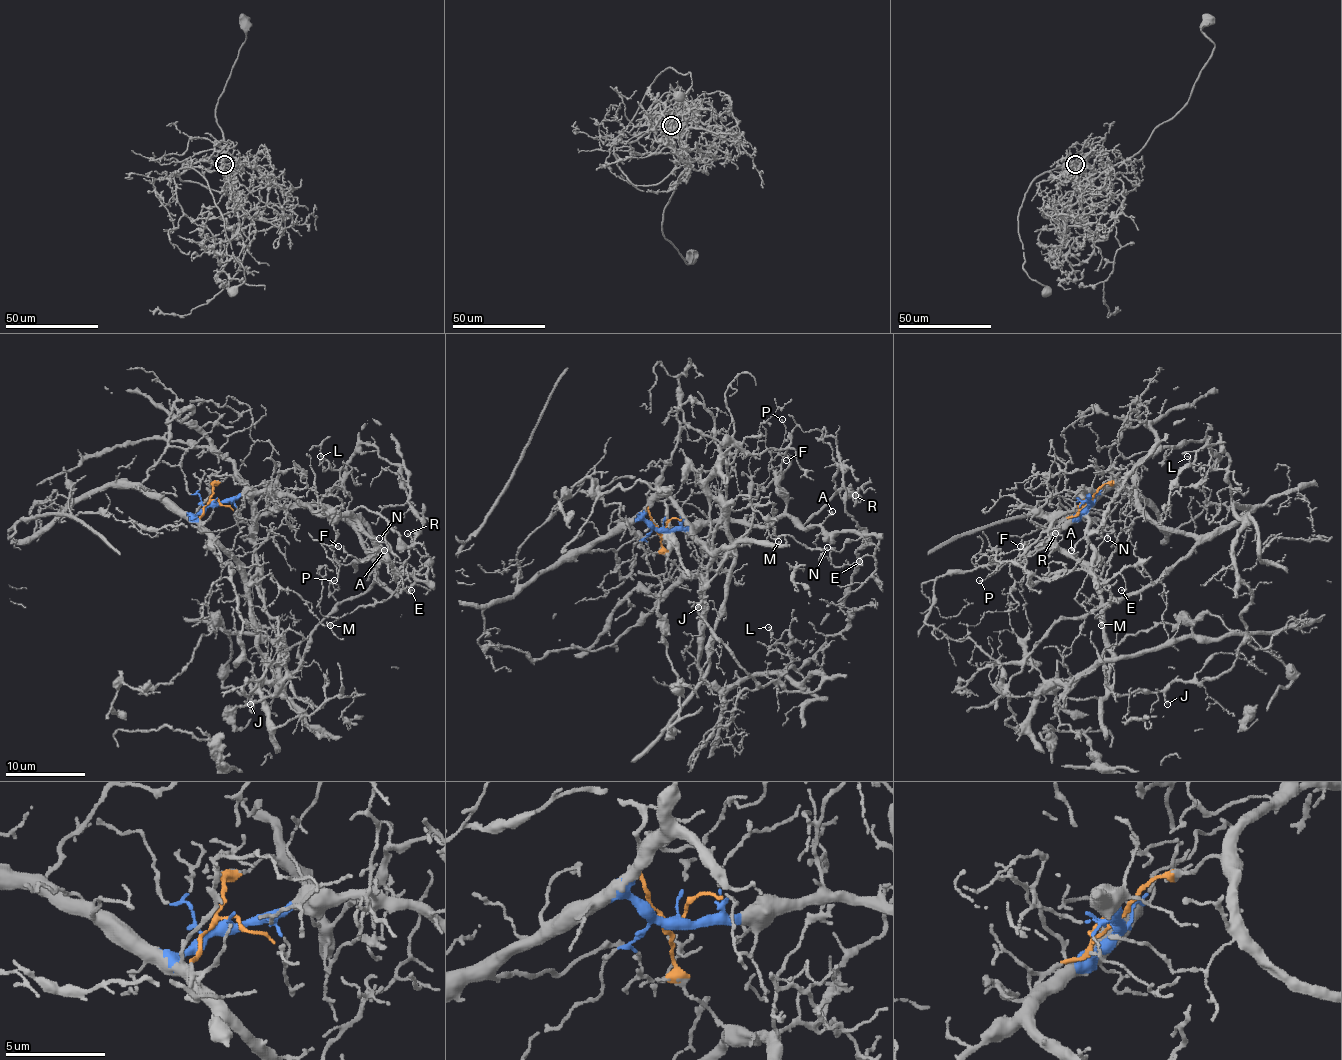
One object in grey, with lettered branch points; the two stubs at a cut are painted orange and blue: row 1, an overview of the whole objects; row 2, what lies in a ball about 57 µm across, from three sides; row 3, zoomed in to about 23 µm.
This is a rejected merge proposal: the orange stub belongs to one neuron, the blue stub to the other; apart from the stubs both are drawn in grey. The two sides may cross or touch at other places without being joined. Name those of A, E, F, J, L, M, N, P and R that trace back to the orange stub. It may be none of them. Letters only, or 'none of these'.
J, L

